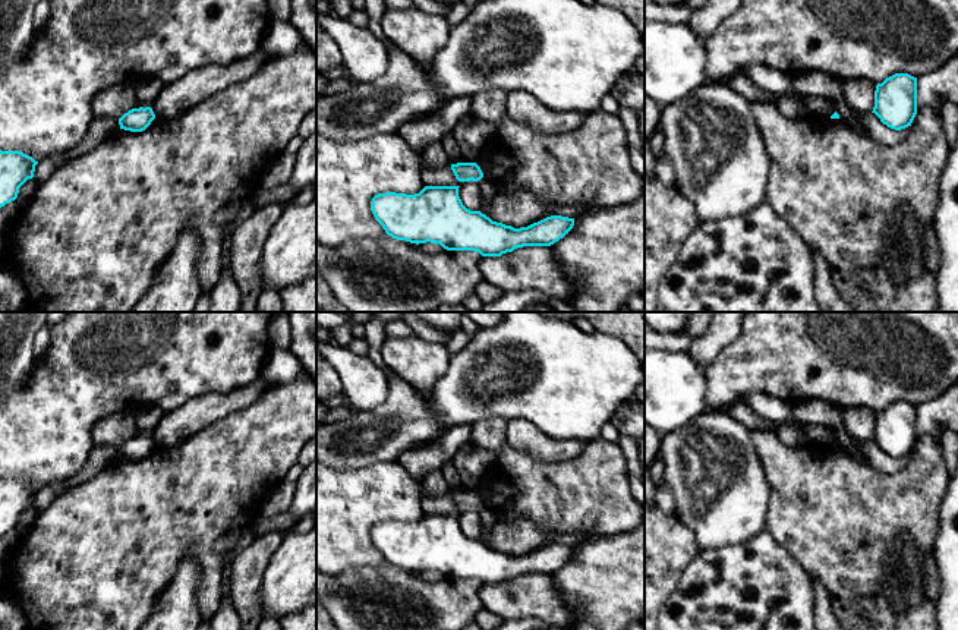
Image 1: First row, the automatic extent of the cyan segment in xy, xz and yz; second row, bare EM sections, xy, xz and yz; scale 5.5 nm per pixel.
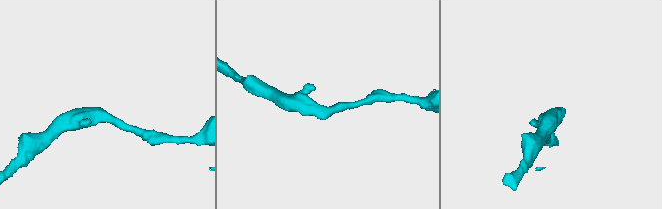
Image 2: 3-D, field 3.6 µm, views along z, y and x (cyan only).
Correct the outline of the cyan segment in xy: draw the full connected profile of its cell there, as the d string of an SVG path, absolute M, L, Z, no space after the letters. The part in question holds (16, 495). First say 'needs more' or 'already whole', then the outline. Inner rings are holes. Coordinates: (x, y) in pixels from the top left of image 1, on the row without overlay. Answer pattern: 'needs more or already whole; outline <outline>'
already whole; outline M0 478L0 536L18 526L19 516L34 505L37 492L21 479Z

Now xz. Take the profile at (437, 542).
already whole; outline M425 514L419 522L378 522L371 529L371 539L385 561L410 571L439 571L447 579L475 579L482 585L501 585L523 574L551 574L574 554L574 546L551 544L527 555L514 557L492 549L480 539L467 538L460 525L460 514Z

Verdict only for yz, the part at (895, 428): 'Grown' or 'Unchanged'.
Unchanged

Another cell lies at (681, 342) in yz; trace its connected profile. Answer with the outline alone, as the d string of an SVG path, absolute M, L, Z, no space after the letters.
M645 324L645 347L668 350L675 353L688 353L693 344L693 337L687 333L661 334Z

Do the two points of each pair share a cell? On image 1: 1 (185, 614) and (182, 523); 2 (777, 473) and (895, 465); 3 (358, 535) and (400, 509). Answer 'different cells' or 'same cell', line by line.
1: different cells
2: different cells
3: same cell

